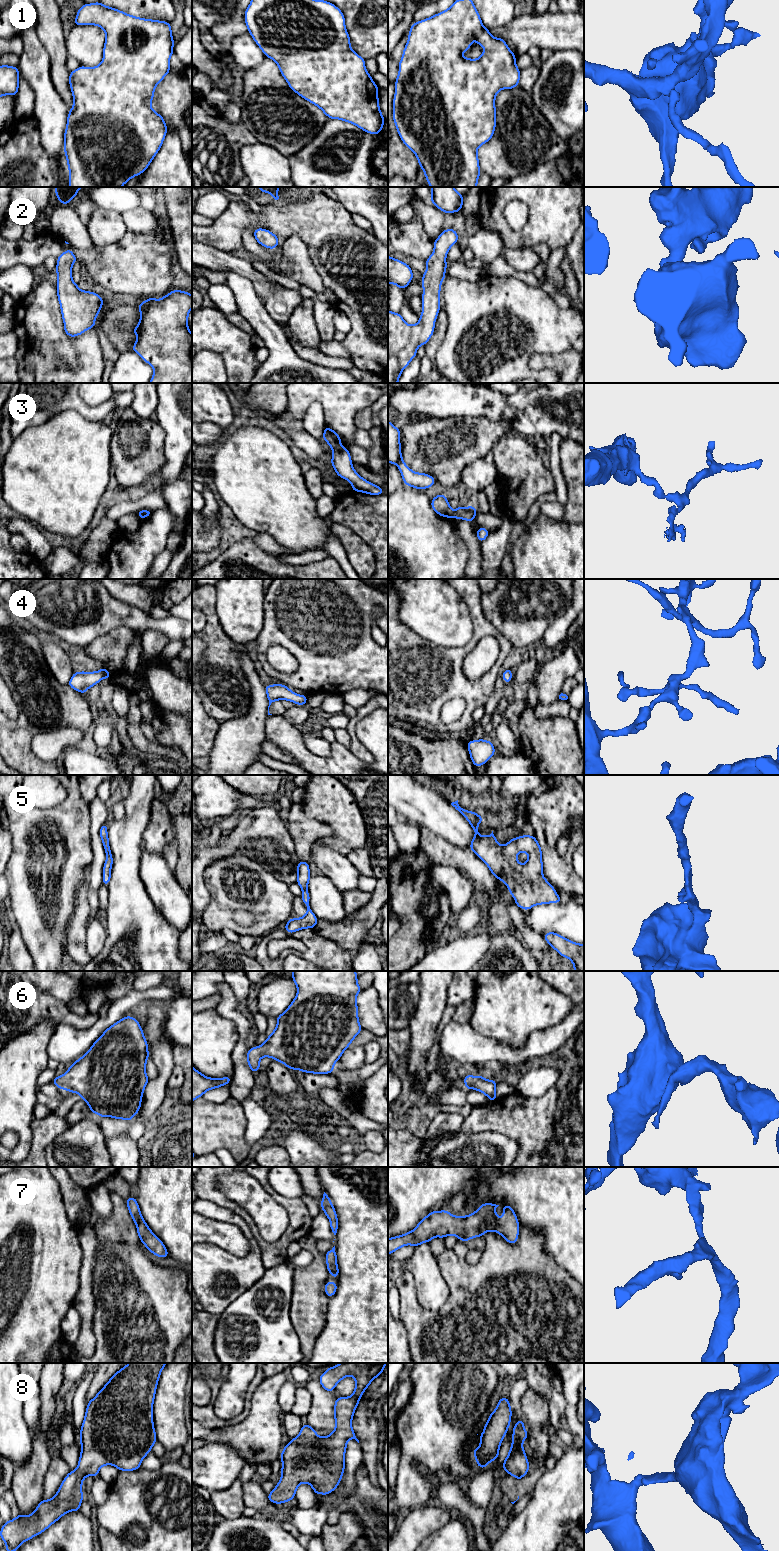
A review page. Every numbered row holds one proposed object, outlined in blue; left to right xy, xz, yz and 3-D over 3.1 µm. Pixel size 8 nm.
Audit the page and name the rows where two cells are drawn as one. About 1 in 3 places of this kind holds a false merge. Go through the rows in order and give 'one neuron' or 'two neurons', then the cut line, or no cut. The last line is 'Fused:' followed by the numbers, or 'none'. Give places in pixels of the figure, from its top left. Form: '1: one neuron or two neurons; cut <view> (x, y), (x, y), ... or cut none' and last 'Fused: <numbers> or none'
1: one neuron; cut none
2: one neuron; cut none
3: two neurons; cut xz (341, 446), (333, 449)
4: one neuron; cut none
5: one neuron; cut none
6: one neuron; cut none
7: one neuron; cut none
8: one neuron; cut none
Fused: 3

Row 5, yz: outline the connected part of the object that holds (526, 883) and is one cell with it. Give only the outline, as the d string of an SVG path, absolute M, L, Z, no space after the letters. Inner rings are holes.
M458 800L451 805L467 819L475 832L469 848L498 880L506 884L516 906L529 910L536 905L562 901L554 887L543 876L541 846L535 836L512 838L502 846L497 842L493 831L488 836L479 835L478 825L484 820L483 817L476 812L462 809ZM520 852L528 854L525 864L520 864L517 860L517 854Z

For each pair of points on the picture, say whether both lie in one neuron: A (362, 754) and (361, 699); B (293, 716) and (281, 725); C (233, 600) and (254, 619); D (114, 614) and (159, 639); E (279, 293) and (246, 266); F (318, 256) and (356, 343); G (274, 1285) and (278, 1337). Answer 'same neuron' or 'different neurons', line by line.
A: different neurons
B: different neurons
C: same neuron
D: different neurons
E: same neuron
F: same neuron
G: same neuron

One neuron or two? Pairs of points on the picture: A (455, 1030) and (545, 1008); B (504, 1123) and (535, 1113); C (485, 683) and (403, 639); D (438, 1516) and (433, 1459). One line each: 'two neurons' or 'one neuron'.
A: two neurons
B: one neuron
C: one neuron
D: two neurons

